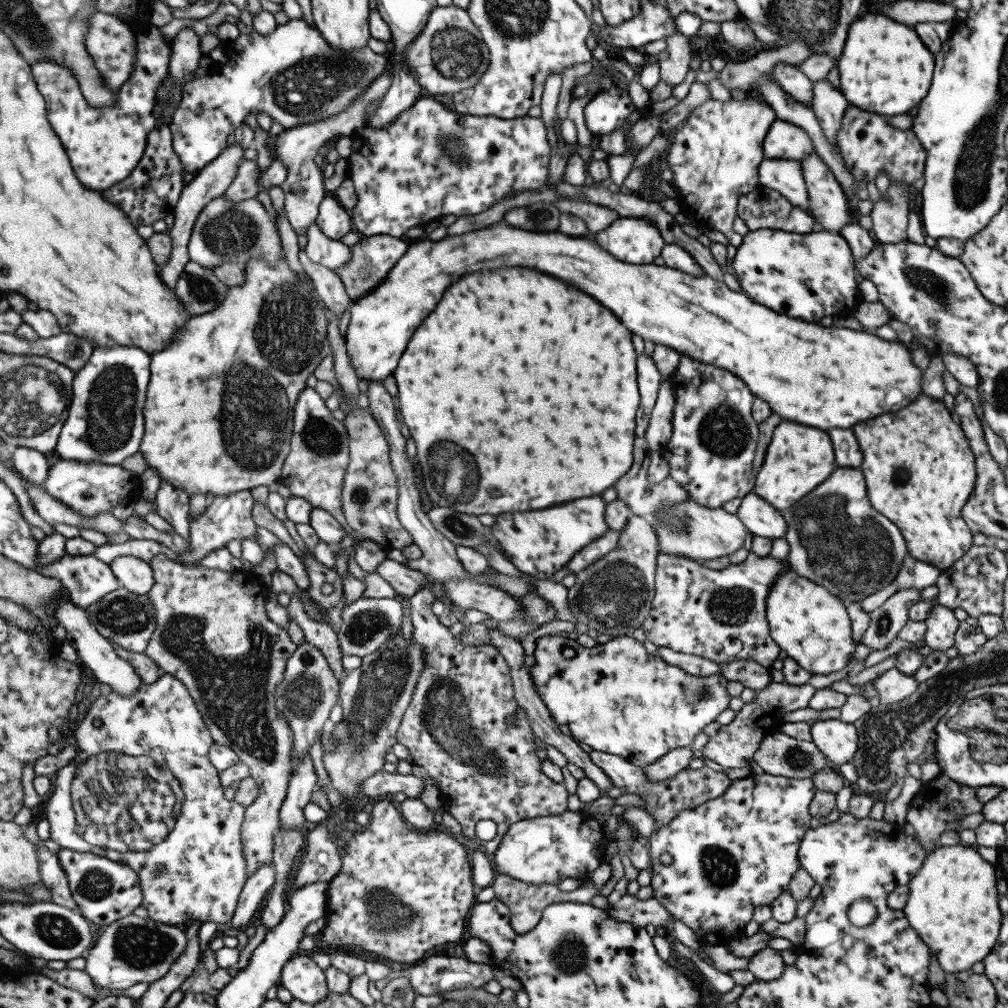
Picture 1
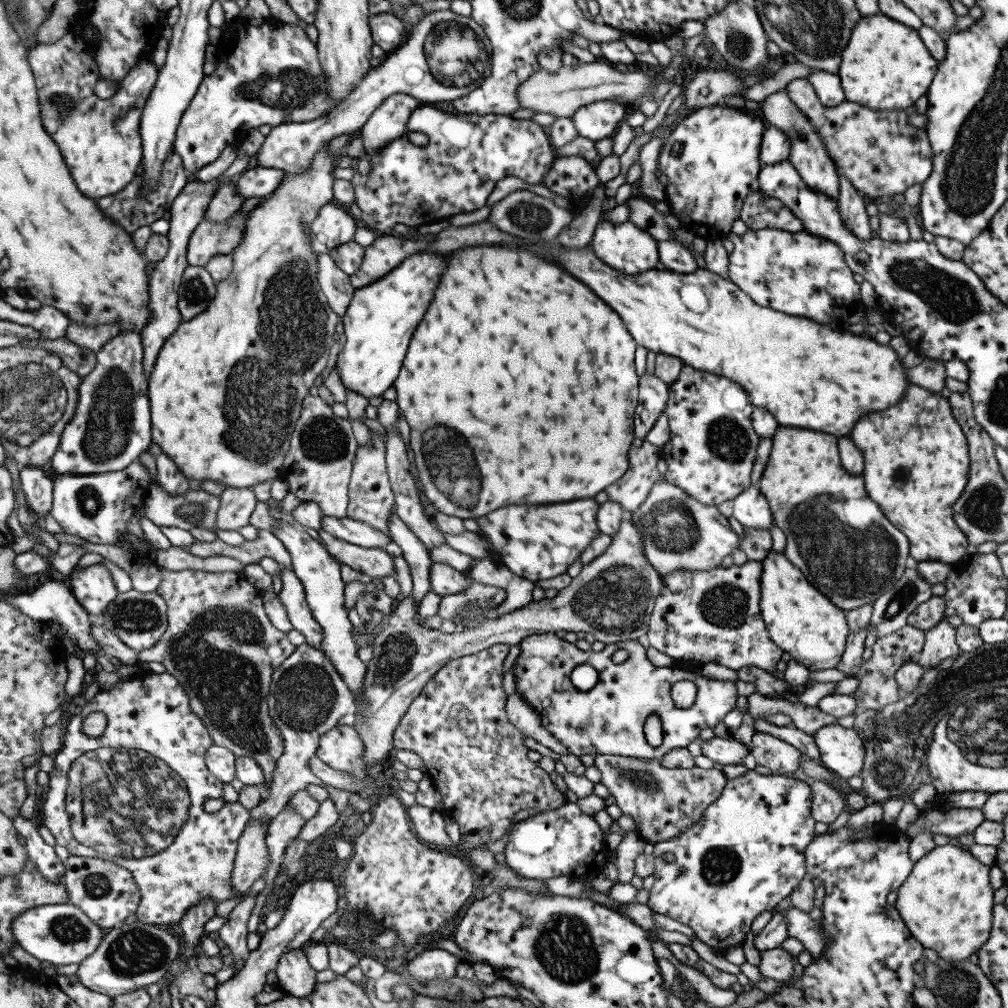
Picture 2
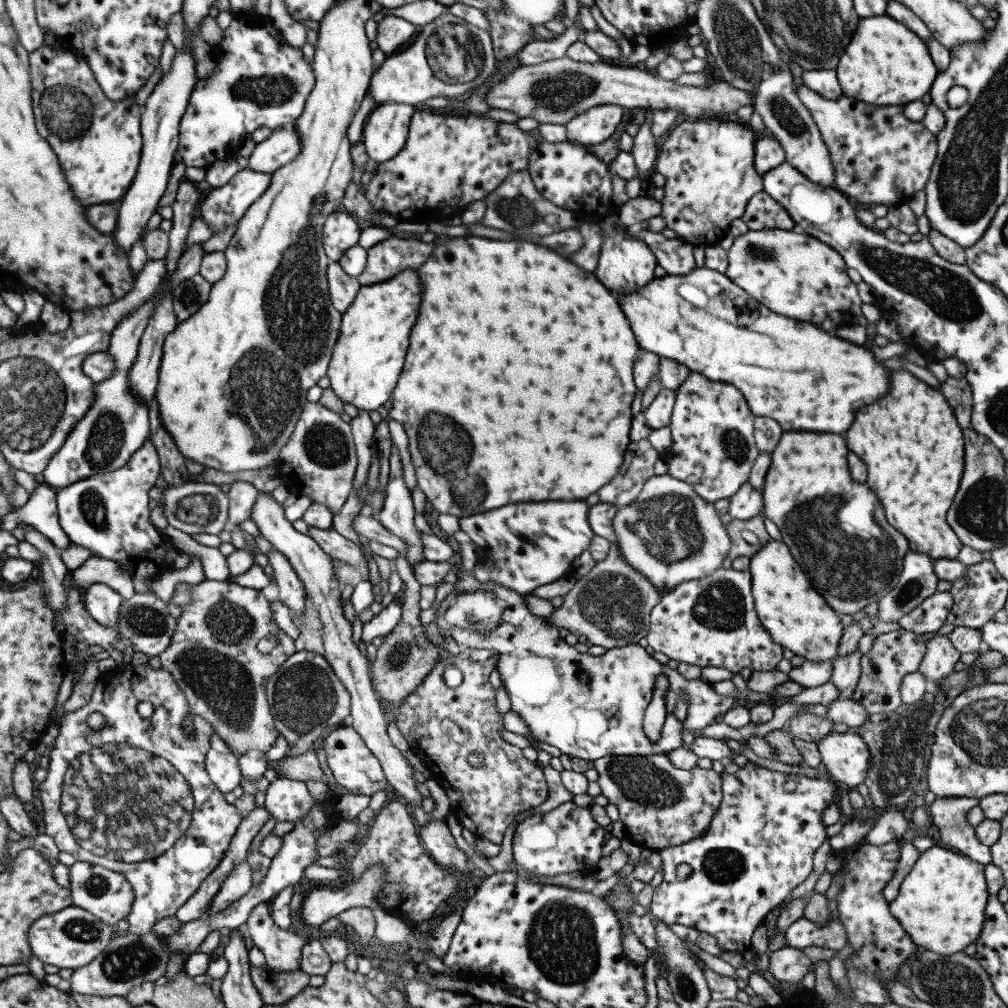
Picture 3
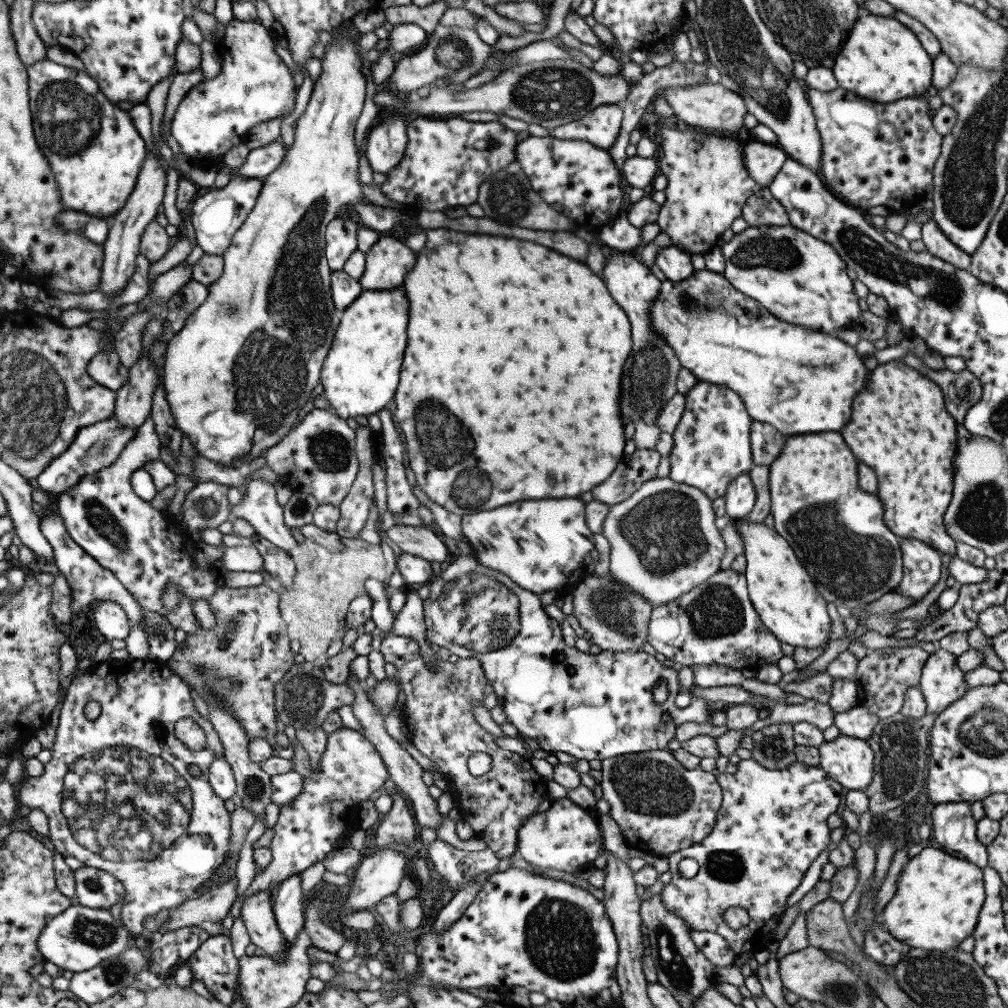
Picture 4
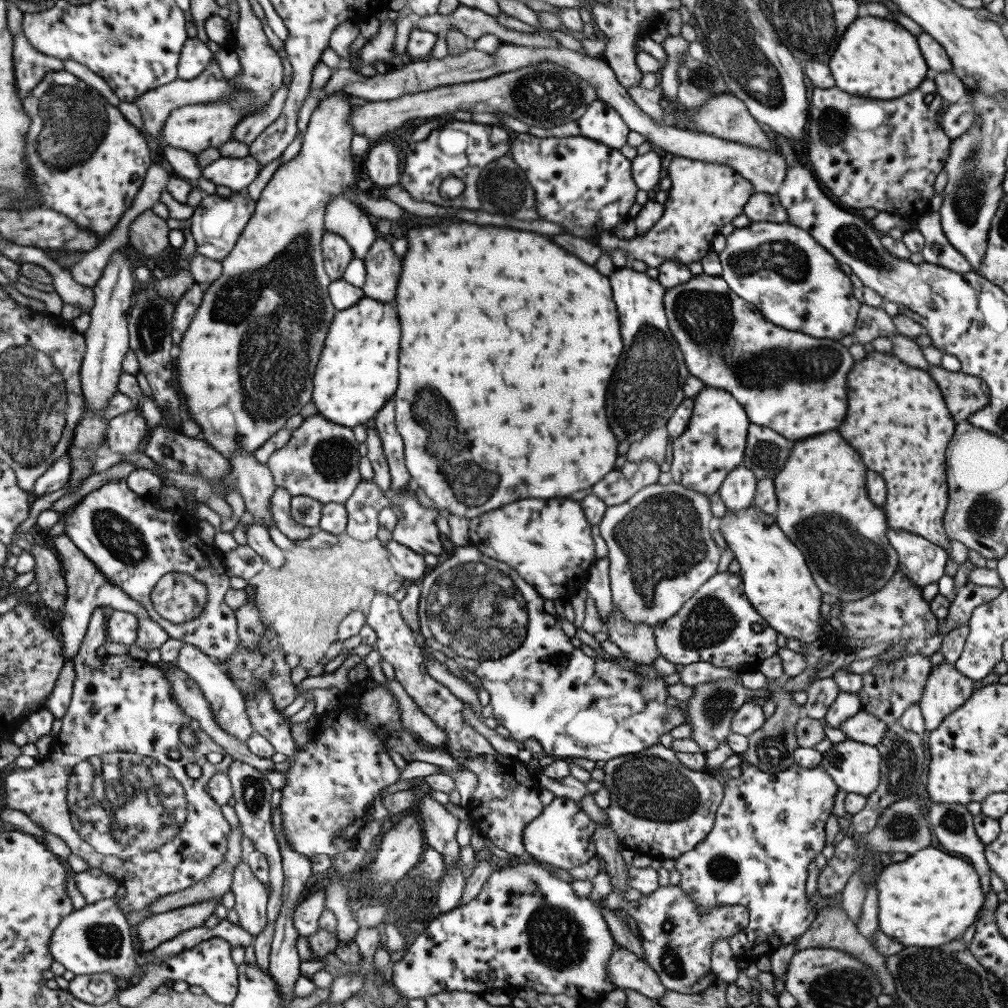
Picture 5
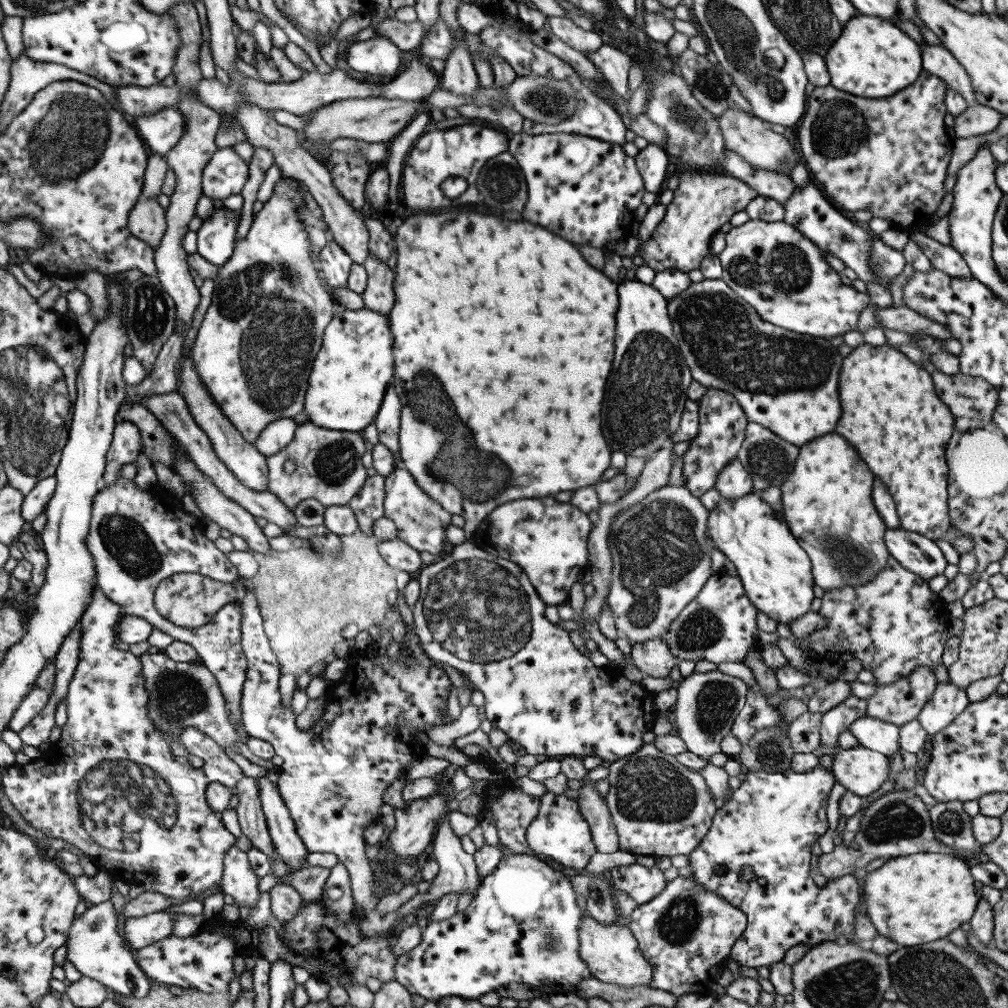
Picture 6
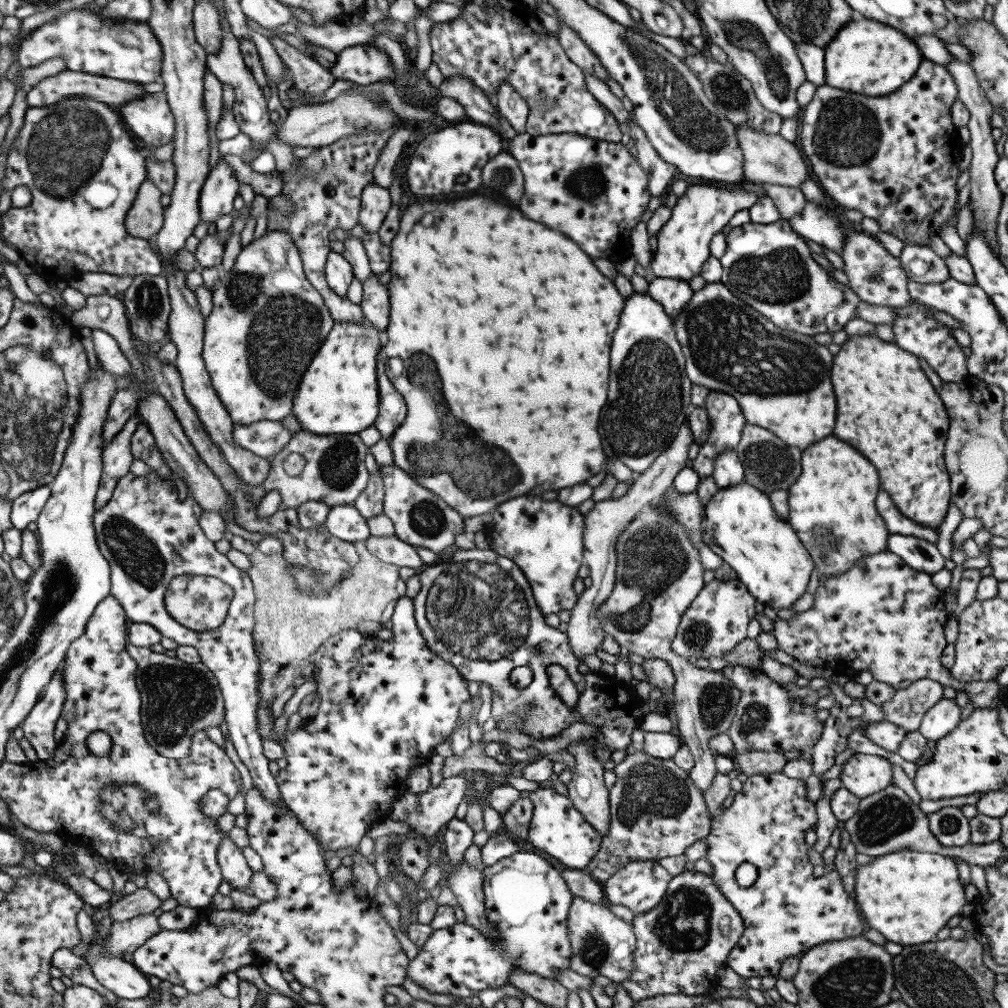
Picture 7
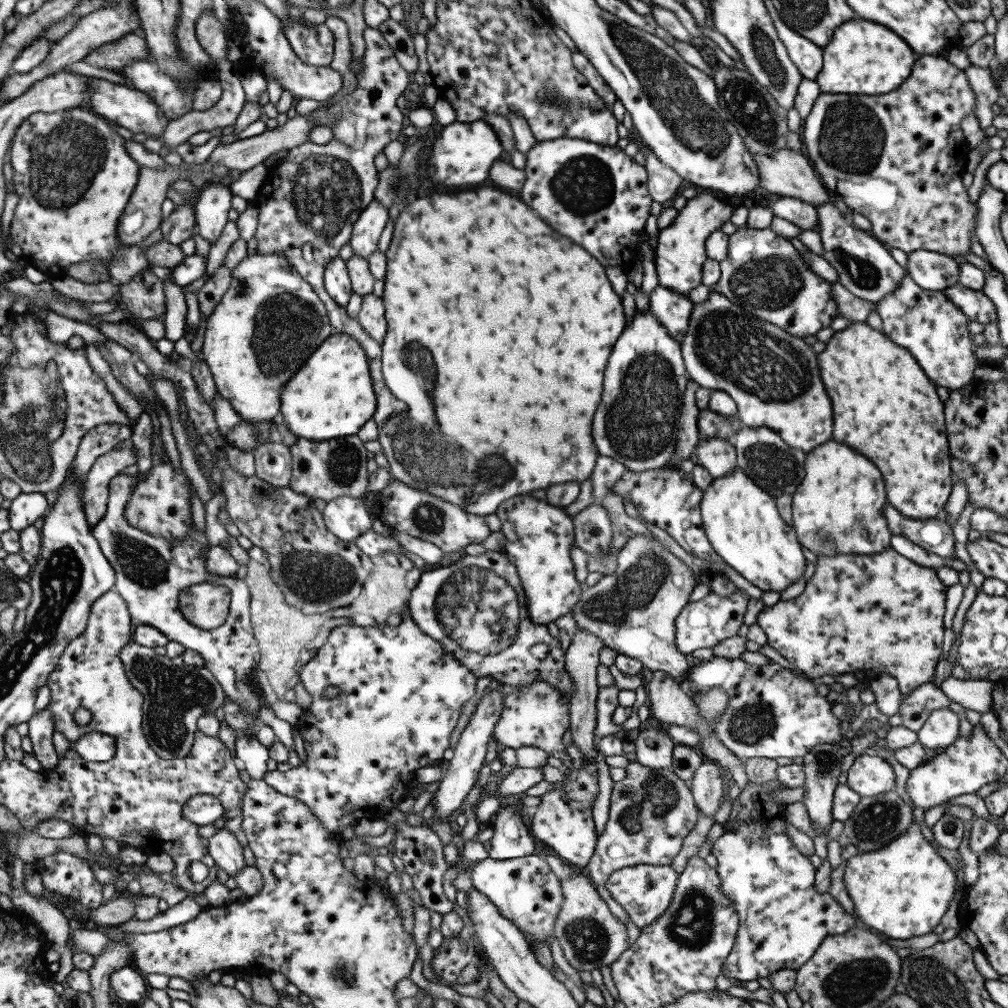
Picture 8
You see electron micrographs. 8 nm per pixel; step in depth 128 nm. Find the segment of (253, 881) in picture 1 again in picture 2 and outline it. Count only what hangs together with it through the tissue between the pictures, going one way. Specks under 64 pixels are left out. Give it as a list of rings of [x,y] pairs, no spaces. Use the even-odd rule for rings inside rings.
[[[250,895],[234,906],[224,925],[218,930],[218,936],[226,955],[234,958],[237,972],[244,966],[250,951],[246,945],[246,936],[249,933],[246,927],[252,909],[256,906],[257,895]]]

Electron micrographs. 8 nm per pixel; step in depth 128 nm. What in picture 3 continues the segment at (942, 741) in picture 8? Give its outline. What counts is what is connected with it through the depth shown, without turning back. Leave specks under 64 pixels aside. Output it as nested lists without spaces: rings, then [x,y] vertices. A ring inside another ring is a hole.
[[[935,635],[926,646],[919,672],[924,675],[929,688],[940,688],[941,680],[956,671],[961,652],[950,642],[949,635]]]

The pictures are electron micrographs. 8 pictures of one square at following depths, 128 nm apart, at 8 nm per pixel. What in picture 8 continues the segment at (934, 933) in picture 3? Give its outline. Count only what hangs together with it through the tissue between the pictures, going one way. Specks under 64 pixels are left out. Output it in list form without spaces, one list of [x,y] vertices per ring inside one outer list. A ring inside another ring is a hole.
[[[914,814],[908,828],[888,846],[848,858],[844,873],[856,916],[866,926],[900,940],[930,934],[940,924],[954,898],[957,880],[952,866],[924,839]]]

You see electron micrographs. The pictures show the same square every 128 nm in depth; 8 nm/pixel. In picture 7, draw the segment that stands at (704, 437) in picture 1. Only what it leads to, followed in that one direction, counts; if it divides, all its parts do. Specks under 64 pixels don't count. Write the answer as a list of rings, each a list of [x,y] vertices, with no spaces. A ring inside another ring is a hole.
[[[710,391],[703,407],[708,413],[711,429],[708,438],[699,446],[692,469],[699,478],[708,478],[715,458],[725,450],[737,448],[746,422],[738,401],[731,394]]]

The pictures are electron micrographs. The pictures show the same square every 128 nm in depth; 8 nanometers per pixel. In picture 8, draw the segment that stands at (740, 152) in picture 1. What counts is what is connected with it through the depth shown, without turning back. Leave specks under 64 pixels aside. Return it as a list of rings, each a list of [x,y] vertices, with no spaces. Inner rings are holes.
[[[700,194],[692,200],[688,199],[686,206],[678,212],[676,220],[668,228],[659,232],[657,247],[654,248],[654,264],[656,266],[656,275],[658,275],[659,285],[669,288],[674,292],[688,295],[690,290],[701,284],[701,276],[704,262],[708,259],[705,244],[710,235],[721,230],[726,221],[730,221],[732,213],[737,206],[729,201],[719,200],[710,194]]]

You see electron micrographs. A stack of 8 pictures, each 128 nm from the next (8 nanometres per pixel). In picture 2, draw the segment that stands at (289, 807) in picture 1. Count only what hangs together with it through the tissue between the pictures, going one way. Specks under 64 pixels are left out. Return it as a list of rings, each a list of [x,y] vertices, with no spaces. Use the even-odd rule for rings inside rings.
[[[288,806],[269,822],[266,831],[266,844],[270,853],[270,865],[266,873],[265,888],[257,895],[256,906],[248,918],[246,927],[249,932],[257,931],[257,928],[261,926],[260,912],[265,905],[266,896],[272,891],[274,879],[281,869],[282,855],[288,843],[299,836],[306,822],[300,814],[294,812],[294,808],[288,808]]]

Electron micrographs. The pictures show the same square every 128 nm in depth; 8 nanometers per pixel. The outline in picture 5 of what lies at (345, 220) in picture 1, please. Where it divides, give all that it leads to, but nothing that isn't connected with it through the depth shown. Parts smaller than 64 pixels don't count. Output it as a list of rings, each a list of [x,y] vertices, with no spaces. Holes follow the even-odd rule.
[[[326,231],[322,238],[322,262],[332,281],[343,278],[348,264],[355,258],[351,246],[342,236]]]

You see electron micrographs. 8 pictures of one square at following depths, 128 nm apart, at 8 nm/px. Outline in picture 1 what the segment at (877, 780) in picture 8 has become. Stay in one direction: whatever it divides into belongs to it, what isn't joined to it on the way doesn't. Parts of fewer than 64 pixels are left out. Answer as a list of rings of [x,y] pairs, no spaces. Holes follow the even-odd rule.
[[[820,720],[811,724],[812,741],[835,769],[854,760],[858,750],[858,734],[853,724],[834,720]]]

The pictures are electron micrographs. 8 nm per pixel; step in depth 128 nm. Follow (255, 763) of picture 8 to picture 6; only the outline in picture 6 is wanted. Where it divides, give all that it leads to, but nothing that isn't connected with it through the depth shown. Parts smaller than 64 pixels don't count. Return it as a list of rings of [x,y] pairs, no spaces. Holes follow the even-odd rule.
[[[120,478],[112,486],[102,487],[93,496],[91,521],[85,540],[87,540],[86,548],[93,556],[97,586],[109,599],[112,599],[112,602],[121,606],[123,614],[145,618],[159,631],[174,638],[174,641],[186,642],[194,647],[202,664],[212,672],[218,682],[229,709],[229,718],[233,722],[236,734],[238,734],[238,740],[243,744],[248,744],[250,736],[246,733],[244,723],[242,723],[242,688],[246,682],[248,665],[241,645],[241,606],[238,603],[224,605],[206,624],[196,628],[186,628],[176,626],[168,619],[162,618],[154,606],[153,598],[154,591],[160,581],[178,573],[198,573],[226,584],[240,581],[244,586],[243,592],[252,591],[253,582],[247,578],[241,578],[237,568],[229,561],[227,554],[218,550],[214,541],[204,535],[203,521],[192,520],[187,511],[175,509],[170,501],[171,498],[158,498],[148,490],[140,490],[134,480],[123,478]],[[267,777],[256,779],[259,782],[262,810],[267,822],[274,851],[281,856],[282,862],[291,868],[300,870],[305,864],[309,852],[296,832],[290,812],[279,789],[274,787]]]

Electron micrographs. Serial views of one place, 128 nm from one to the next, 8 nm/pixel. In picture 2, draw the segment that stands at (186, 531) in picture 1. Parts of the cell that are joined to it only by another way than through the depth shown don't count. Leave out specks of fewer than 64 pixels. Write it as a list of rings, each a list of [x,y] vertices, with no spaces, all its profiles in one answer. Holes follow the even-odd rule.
[[[153,440],[151,441],[150,454],[156,459],[158,470],[156,470],[156,480],[154,481],[162,490],[165,490],[168,494],[178,496],[184,494],[189,490],[188,484],[190,484],[188,478],[184,477],[178,467],[175,466],[173,460],[161,451],[161,447],[158,446]]]

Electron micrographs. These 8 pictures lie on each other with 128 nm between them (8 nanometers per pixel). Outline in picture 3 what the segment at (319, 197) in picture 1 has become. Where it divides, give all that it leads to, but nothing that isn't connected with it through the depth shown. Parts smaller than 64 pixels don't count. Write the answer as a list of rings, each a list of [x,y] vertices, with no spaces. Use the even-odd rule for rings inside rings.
[[[448,12],[421,26],[419,33],[408,47],[389,54],[380,66],[375,67],[369,82],[369,94],[378,105],[390,102],[420,105],[428,98],[438,96],[454,98],[471,90],[475,85],[483,84],[483,80],[495,70],[495,63],[491,36],[484,29]],[[292,126],[273,129],[263,142],[256,143],[249,157],[249,168],[258,172],[273,173],[296,160],[301,153],[301,138]]]

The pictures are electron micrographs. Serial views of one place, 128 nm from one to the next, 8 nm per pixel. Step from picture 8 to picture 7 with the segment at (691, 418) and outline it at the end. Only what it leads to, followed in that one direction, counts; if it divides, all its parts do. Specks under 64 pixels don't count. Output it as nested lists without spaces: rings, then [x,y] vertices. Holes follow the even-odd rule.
[[[685,420],[685,423],[682,424],[682,426],[679,428],[678,434],[676,434],[676,438],[673,438],[673,441],[670,443],[670,446],[664,450],[664,452],[661,452],[656,459],[654,459],[654,462],[652,462],[652,466],[648,468],[648,470],[644,470],[642,474],[639,474],[639,476],[634,480],[632,483],[632,486],[629,487],[628,491],[625,492],[622,497],[617,499],[608,499],[608,500],[601,500],[600,502],[597,502],[592,510],[584,514],[584,532],[583,532],[583,562],[587,565],[589,568],[589,576],[592,579],[592,585],[585,589],[585,591],[578,596],[578,600],[576,601],[576,604],[574,605],[574,608],[571,610],[571,617],[567,627],[567,637],[571,646],[571,649],[573,650],[573,653],[576,655],[576,658],[579,658],[582,662],[586,662],[585,666],[587,665],[587,660],[590,656],[596,654],[596,649],[601,648],[601,644],[603,643],[604,637],[605,637],[605,630],[603,629],[603,626],[599,623],[599,620],[597,619],[597,610],[599,609],[599,606],[610,596],[610,593],[612,592],[612,589],[615,585],[615,570],[617,567],[617,556],[615,551],[615,544],[617,541],[618,536],[620,536],[620,533],[624,530],[624,527],[638,514],[641,512],[642,509],[646,508],[647,505],[652,503],[654,500],[658,500],[660,497],[663,496],[667,491],[670,491],[673,487],[674,478],[676,478],[677,474],[686,467],[686,460],[688,460],[688,449],[690,448],[690,445],[694,442],[694,437],[692,436],[692,431],[690,430],[689,424],[687,423],[687,420]]]

